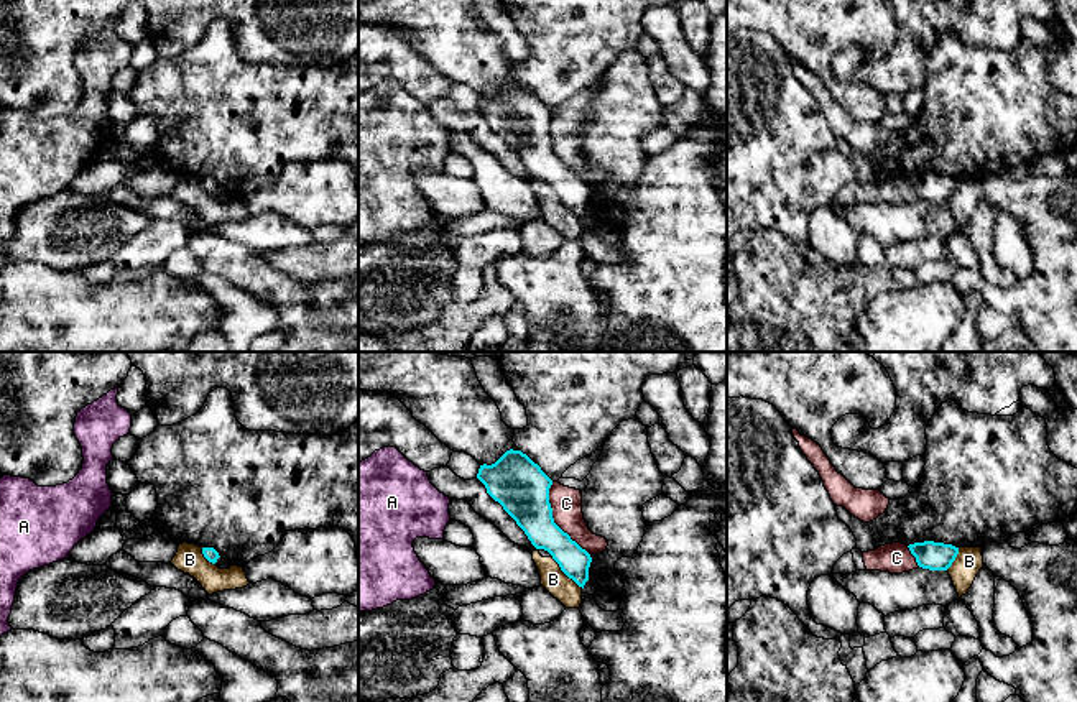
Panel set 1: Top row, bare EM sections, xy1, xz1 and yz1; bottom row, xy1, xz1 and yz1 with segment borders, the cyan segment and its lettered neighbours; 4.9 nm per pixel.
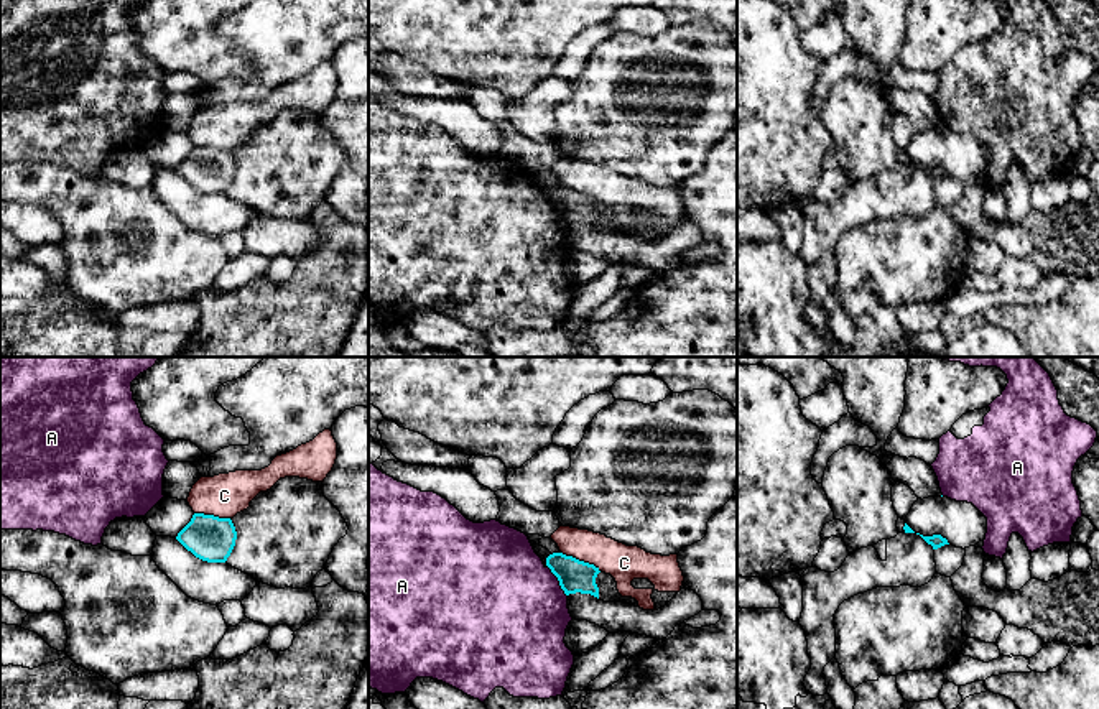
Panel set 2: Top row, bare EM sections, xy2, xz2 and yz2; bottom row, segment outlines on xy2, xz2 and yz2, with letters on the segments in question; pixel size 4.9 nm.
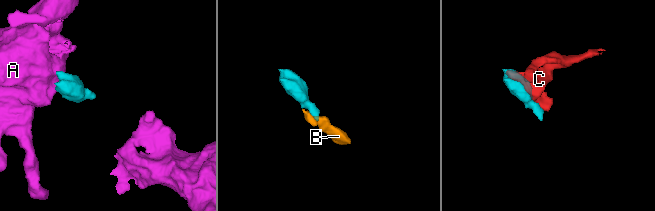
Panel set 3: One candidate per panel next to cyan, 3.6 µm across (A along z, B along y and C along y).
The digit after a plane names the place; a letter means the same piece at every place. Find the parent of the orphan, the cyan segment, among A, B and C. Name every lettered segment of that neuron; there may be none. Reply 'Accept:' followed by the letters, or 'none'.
Accept: none

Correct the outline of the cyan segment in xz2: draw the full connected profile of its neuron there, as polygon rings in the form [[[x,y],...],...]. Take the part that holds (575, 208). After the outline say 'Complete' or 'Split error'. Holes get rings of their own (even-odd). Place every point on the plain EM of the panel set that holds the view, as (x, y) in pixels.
[[[543,168],[540,178],[551,184],[546,189],[546,197],[558,209],[566,227],[581,224],[599,230],[599,219],[596,215],[596,209],[601,204],[599,199],[563,186],[551,169]]]. Split error

